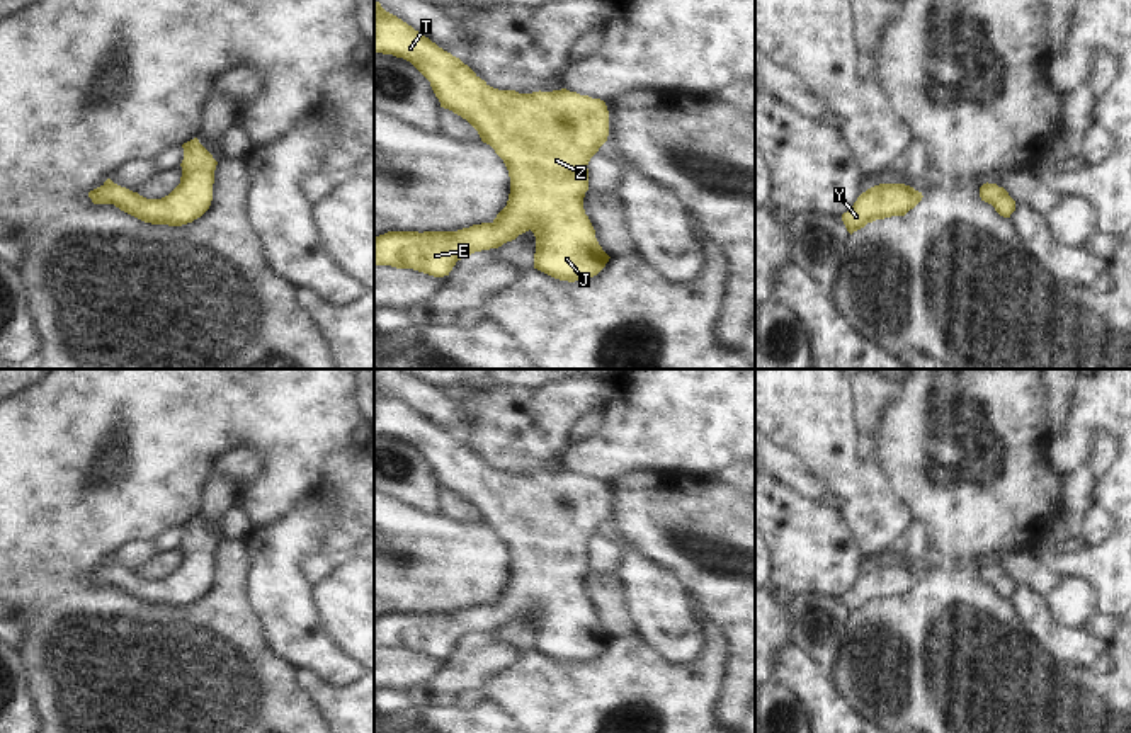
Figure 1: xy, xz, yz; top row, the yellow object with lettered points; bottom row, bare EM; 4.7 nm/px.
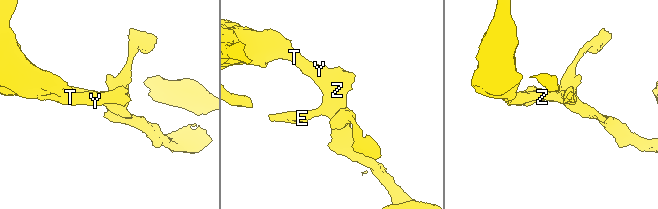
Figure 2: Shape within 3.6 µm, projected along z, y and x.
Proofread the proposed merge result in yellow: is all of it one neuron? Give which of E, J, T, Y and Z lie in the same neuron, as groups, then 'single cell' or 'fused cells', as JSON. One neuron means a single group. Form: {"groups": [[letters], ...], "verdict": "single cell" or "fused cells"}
{"groups": [["E", "J", "T", "Y", "Z"]], "verdict": "single cell"}

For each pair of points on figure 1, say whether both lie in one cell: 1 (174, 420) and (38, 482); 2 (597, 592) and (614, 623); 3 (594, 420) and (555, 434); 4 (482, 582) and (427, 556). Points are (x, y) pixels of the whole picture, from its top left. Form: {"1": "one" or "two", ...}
{"1": "one", "2": "one", "3": "two", "4": "one"}

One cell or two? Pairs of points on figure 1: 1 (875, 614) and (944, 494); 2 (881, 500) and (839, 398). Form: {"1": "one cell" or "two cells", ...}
{"1": "one cell", "2": "one cell"}

